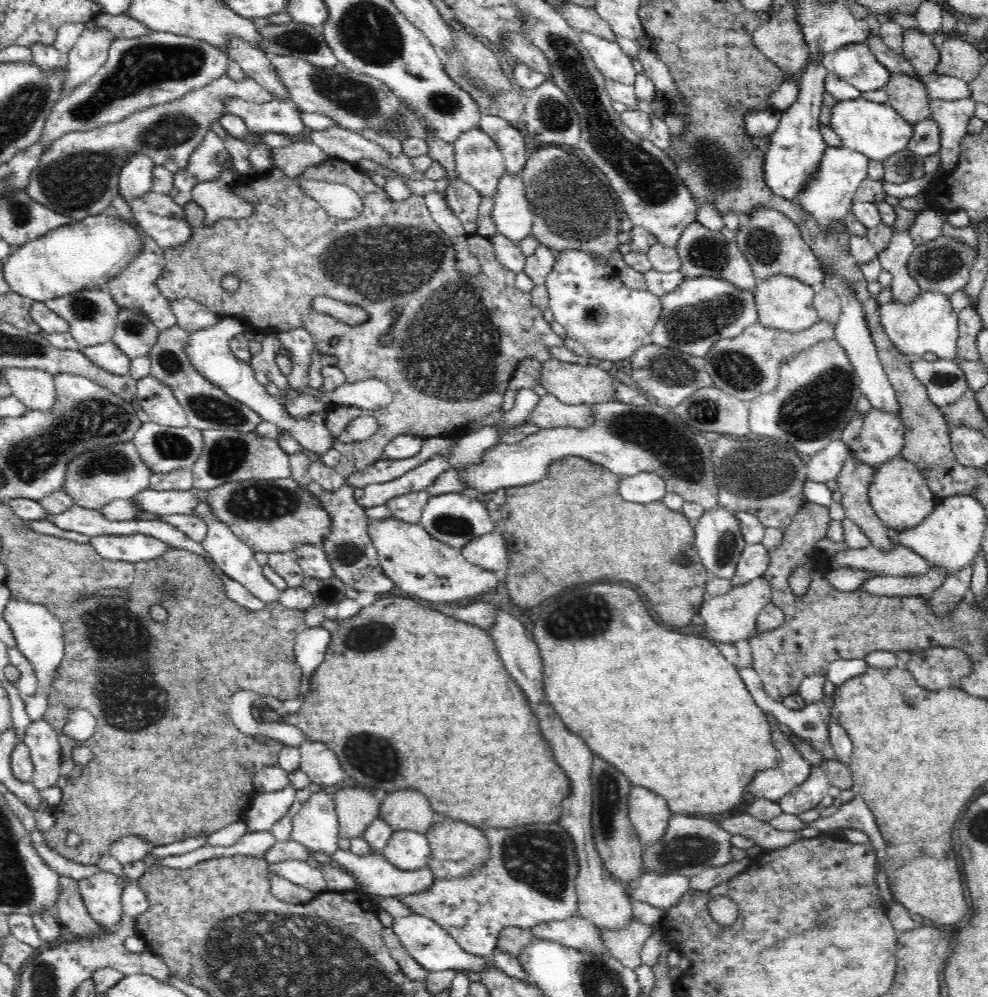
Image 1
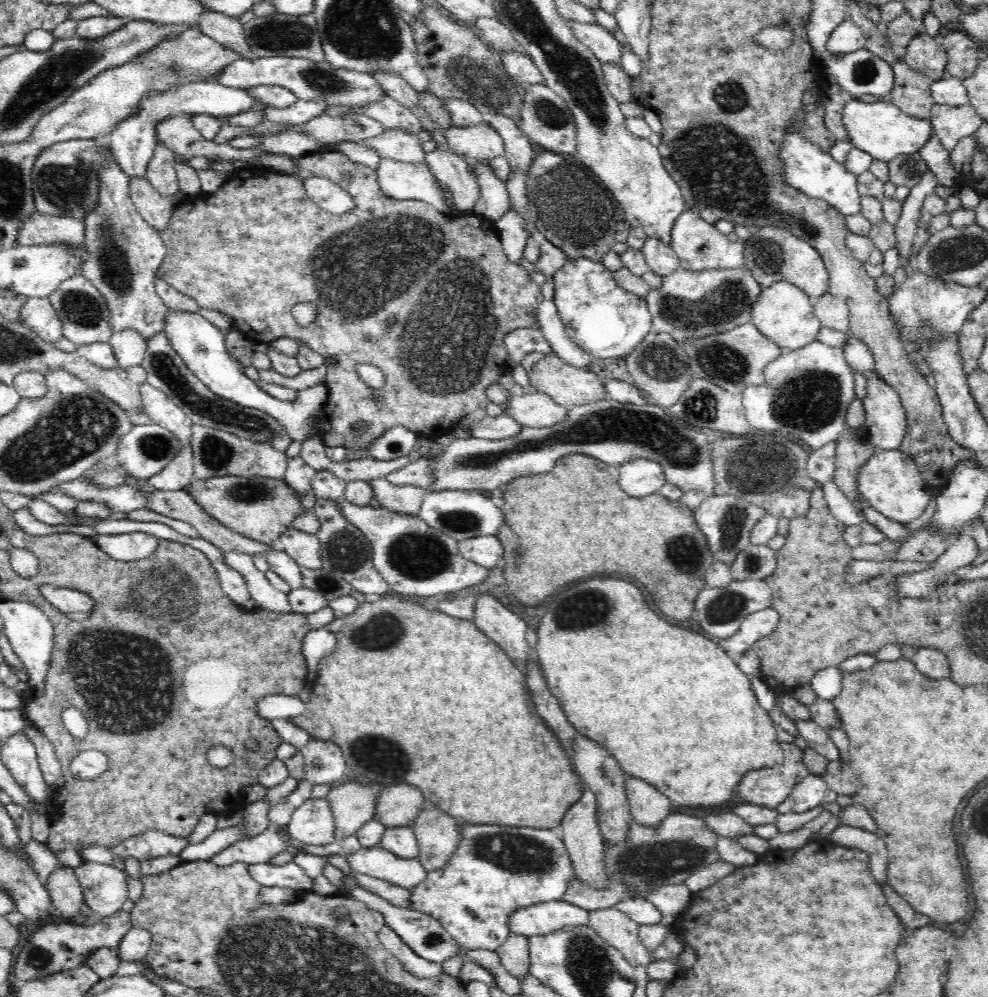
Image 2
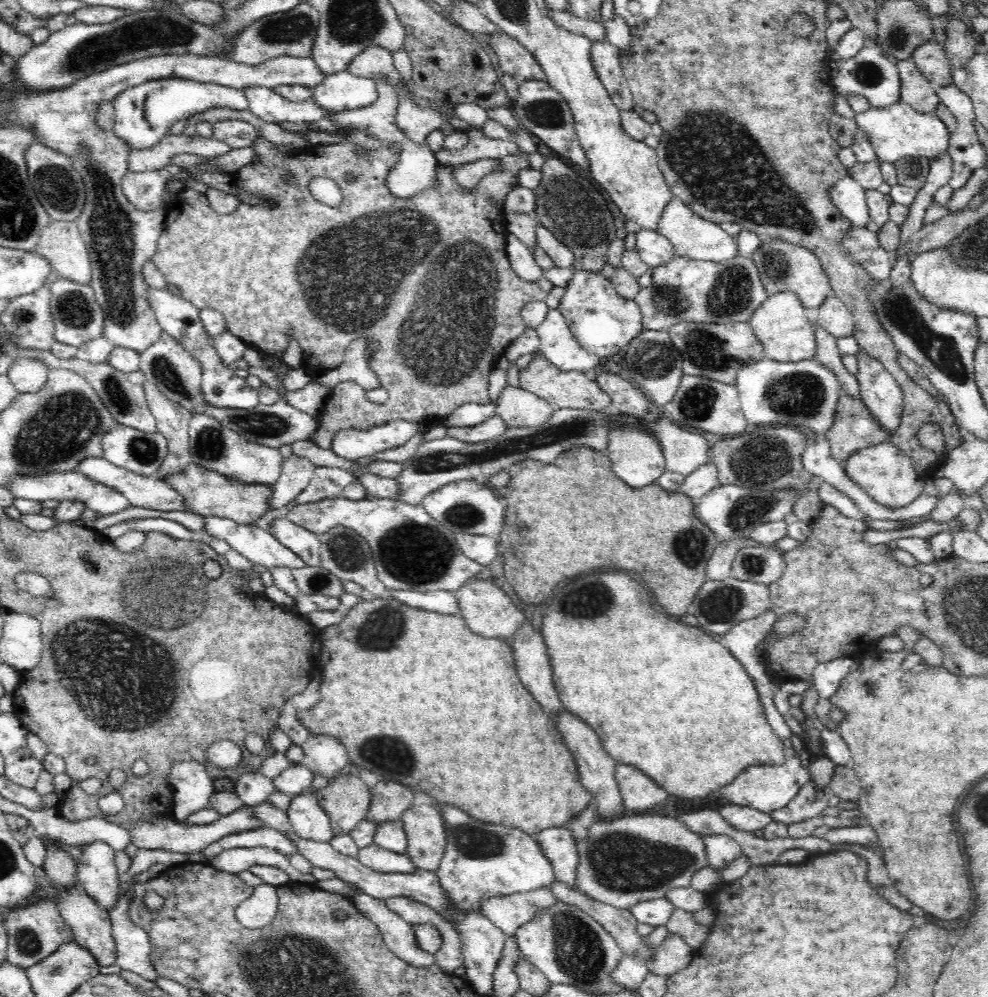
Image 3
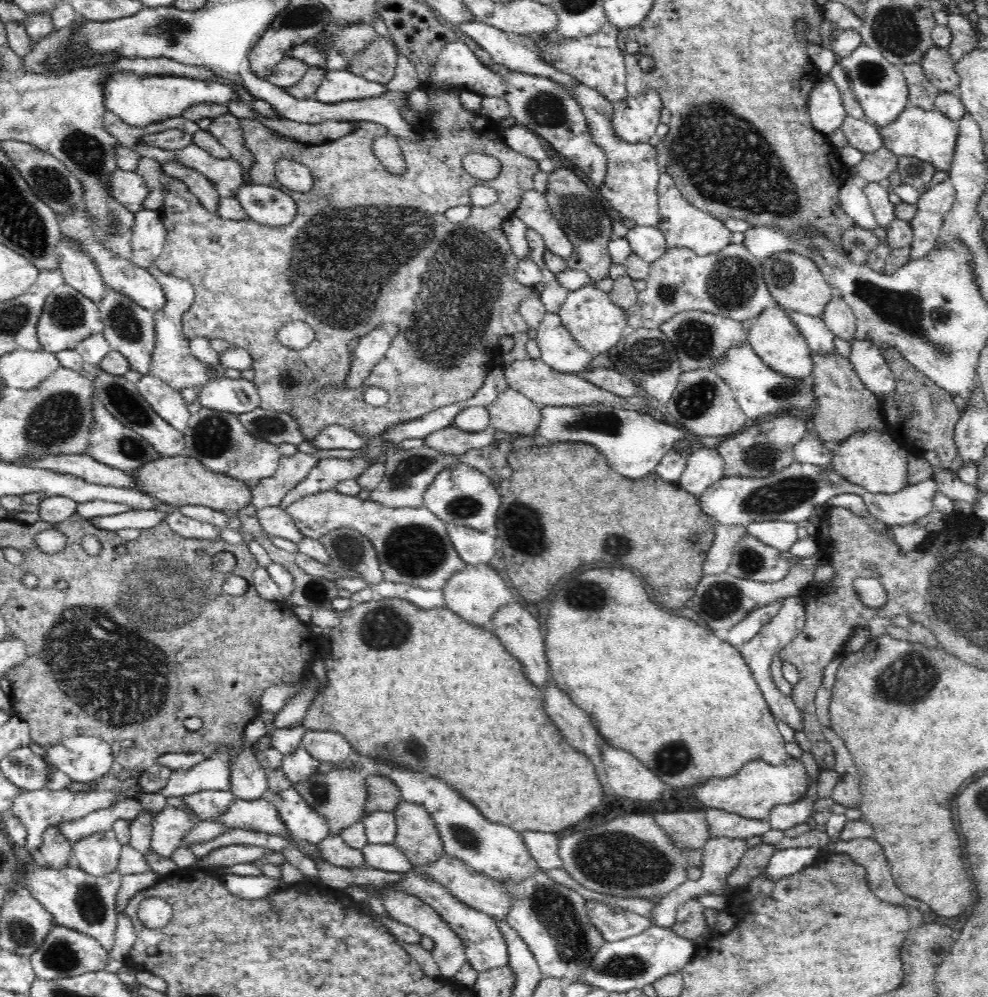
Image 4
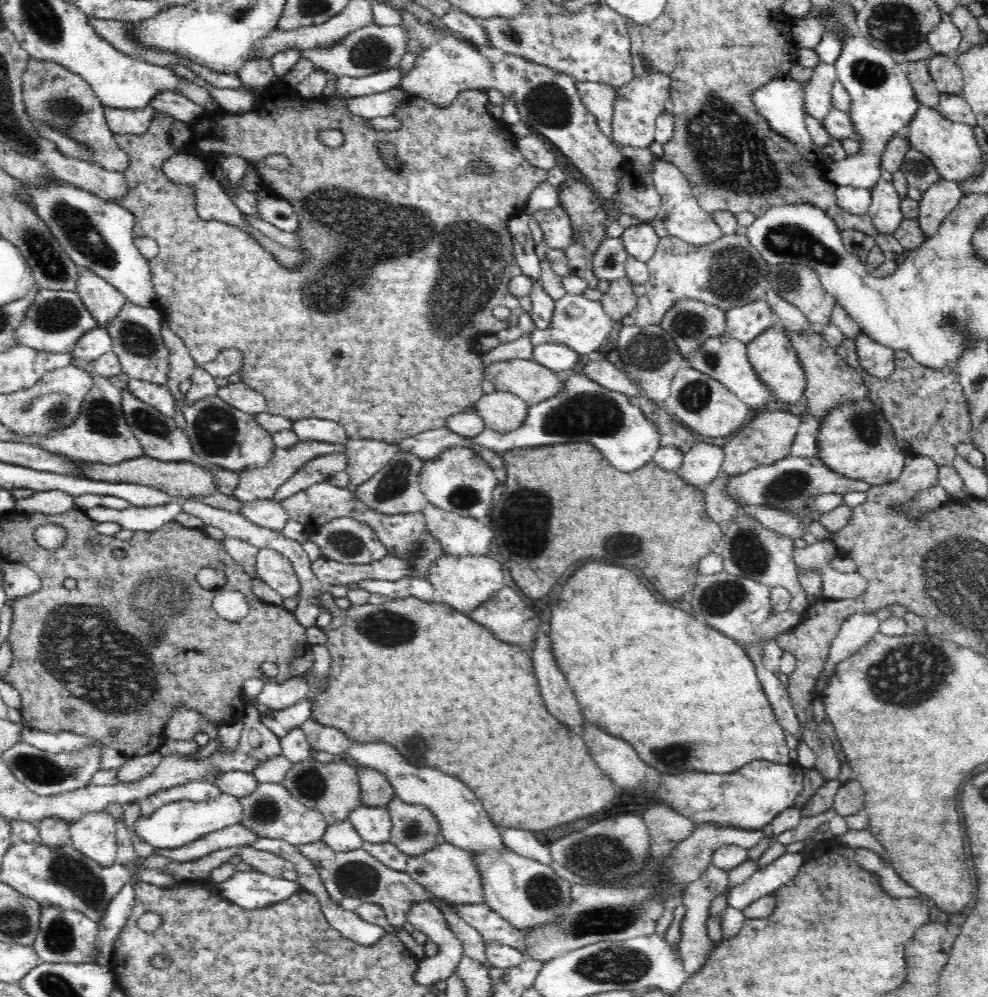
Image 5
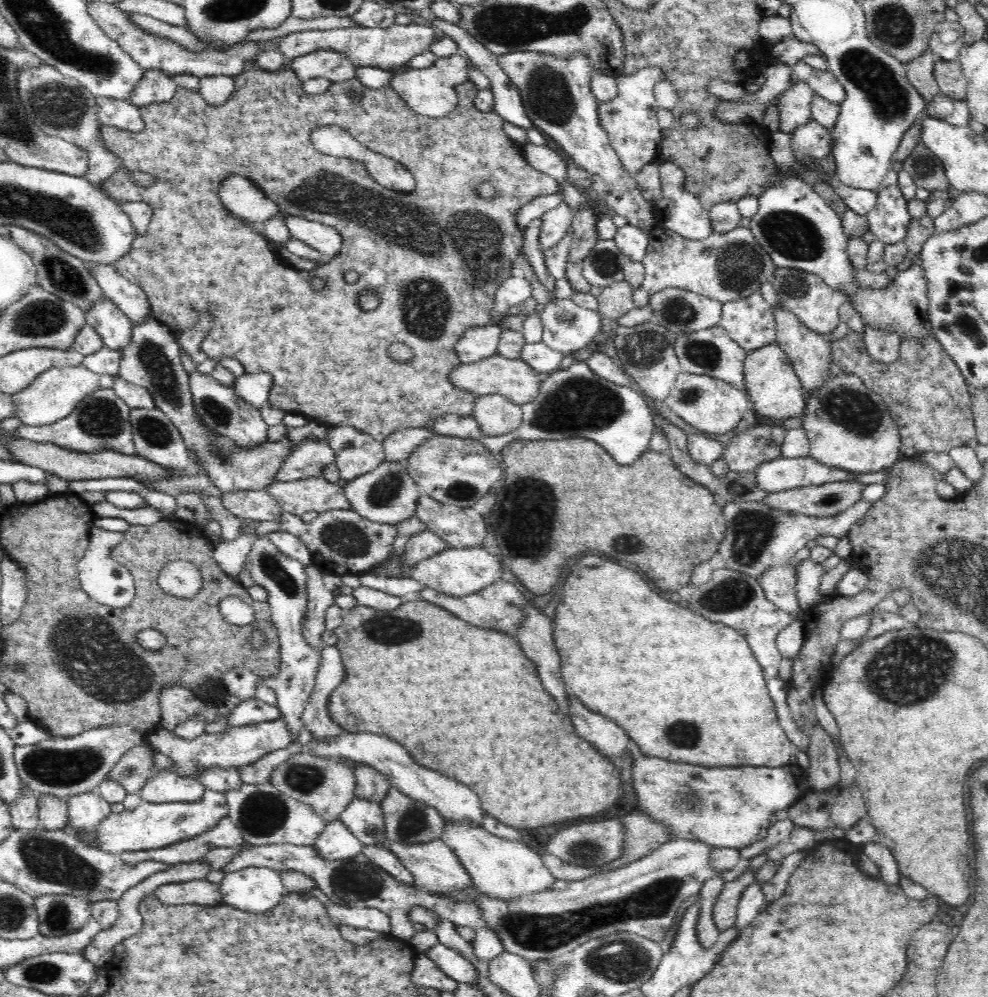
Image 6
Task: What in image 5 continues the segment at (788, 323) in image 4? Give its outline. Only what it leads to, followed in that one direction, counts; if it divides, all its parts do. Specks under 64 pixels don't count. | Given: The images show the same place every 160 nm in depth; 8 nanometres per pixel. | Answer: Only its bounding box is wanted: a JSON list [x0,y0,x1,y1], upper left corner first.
[747,326,806,404]

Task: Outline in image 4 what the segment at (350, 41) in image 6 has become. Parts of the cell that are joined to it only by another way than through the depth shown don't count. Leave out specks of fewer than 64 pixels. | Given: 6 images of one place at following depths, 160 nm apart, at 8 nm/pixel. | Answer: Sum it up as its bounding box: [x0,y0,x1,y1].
[346,34,399,85]

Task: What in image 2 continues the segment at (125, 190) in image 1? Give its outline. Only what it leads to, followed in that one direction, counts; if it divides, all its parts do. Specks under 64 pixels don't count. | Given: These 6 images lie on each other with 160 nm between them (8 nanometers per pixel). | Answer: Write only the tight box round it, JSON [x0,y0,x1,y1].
[111,82,326,179]

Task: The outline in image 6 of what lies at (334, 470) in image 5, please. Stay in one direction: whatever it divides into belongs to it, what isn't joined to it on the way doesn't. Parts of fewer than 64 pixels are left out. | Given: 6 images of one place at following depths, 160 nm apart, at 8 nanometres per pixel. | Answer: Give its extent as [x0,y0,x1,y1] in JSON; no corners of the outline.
[275,440,336,482]

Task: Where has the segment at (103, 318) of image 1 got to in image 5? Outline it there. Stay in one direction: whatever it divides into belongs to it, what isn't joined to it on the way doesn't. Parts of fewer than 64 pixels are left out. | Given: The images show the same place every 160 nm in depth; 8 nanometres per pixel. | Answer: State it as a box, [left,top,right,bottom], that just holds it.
[15,289,97,353]

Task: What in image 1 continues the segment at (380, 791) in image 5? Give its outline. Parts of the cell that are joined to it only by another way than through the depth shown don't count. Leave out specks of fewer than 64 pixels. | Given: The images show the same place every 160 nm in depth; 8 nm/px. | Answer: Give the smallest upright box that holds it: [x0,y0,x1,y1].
[379,790,438,834]

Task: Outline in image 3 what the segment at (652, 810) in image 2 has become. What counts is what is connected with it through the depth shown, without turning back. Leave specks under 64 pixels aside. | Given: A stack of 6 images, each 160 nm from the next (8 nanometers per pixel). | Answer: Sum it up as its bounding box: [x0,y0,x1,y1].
[615,763,669,814]

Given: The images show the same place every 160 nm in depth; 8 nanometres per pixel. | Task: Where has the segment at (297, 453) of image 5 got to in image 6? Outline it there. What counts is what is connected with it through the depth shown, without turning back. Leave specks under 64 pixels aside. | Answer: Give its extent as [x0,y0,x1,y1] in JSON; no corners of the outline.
[118,315,330,492]

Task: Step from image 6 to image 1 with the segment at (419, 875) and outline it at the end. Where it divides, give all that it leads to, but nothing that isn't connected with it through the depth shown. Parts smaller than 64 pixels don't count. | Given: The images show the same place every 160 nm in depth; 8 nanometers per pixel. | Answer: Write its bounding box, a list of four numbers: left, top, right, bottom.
[530,914,608,954]

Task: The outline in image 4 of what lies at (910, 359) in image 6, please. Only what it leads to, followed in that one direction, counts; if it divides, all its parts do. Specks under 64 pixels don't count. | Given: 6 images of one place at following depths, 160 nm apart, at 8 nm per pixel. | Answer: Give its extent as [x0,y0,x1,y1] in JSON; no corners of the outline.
[882,348,961,469]

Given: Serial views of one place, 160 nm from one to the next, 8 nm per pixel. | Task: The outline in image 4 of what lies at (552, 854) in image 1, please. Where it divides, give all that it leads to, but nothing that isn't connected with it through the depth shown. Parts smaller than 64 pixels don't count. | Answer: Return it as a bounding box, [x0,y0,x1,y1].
[376,762,538,883]

